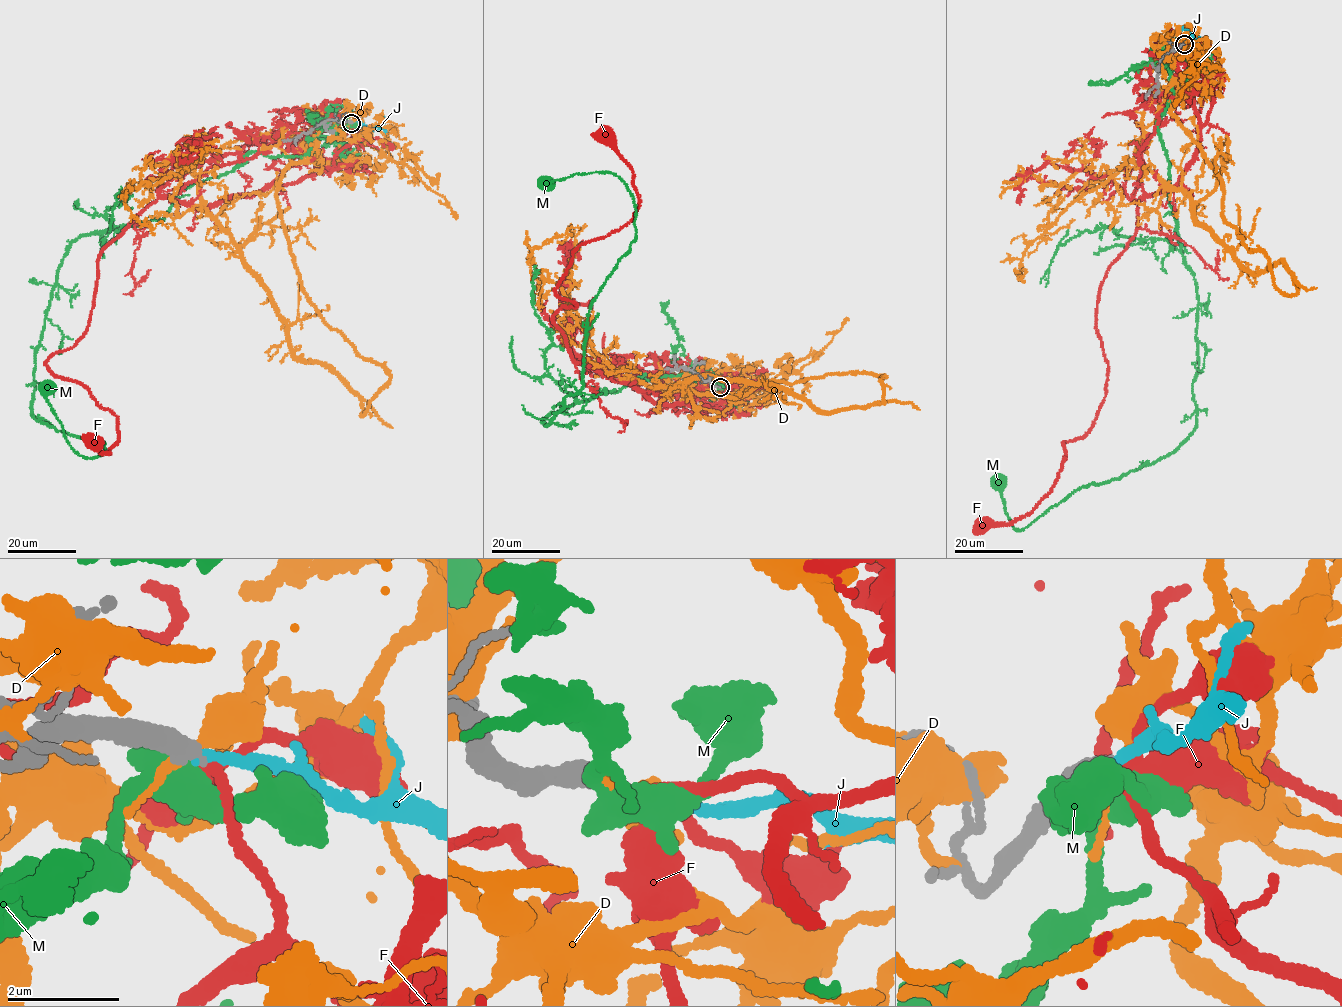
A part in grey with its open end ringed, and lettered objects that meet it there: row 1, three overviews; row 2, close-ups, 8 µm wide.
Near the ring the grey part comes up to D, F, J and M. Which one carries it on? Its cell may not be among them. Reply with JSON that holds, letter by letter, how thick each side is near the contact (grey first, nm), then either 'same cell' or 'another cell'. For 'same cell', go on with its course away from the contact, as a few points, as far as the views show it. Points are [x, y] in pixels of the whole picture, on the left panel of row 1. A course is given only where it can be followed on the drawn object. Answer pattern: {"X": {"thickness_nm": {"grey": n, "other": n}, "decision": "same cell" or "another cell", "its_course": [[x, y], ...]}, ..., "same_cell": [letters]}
{"D": {"thickness_nm": {"grey": 400, "other": 200}, "decision": "another cell"}, "F": {"thickness_nm": {"grey": 360, "other": 220}, "decision": "another cell"}, "J": {"thickness_nm": {"grey": 380, "other": 180}, "decision": "same cell", "its_course": [[351, 123], [380, 127], [384, 125], [382, 116]]}, "M": {"thickness_nm": {"grey": 400, "other": 440}, "decision": "another cell"}, "same_cell": ["J"]}

